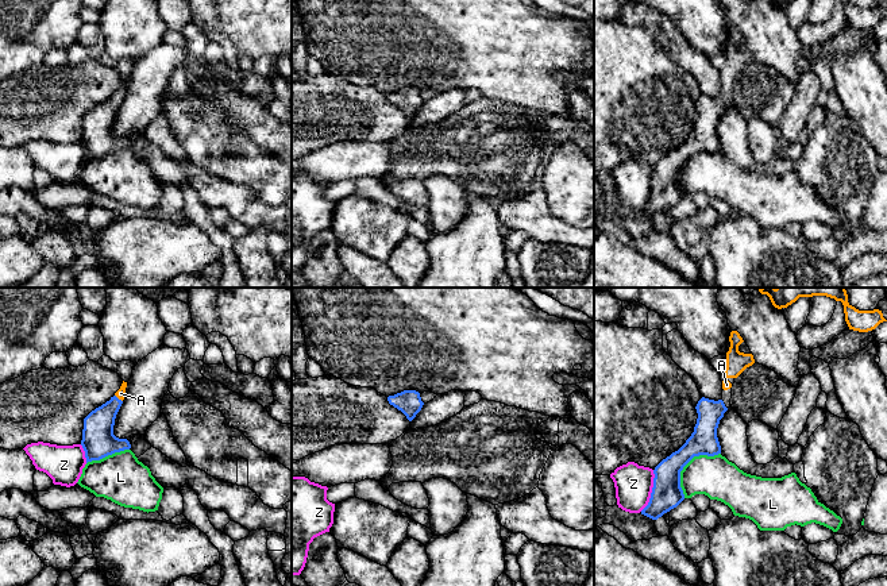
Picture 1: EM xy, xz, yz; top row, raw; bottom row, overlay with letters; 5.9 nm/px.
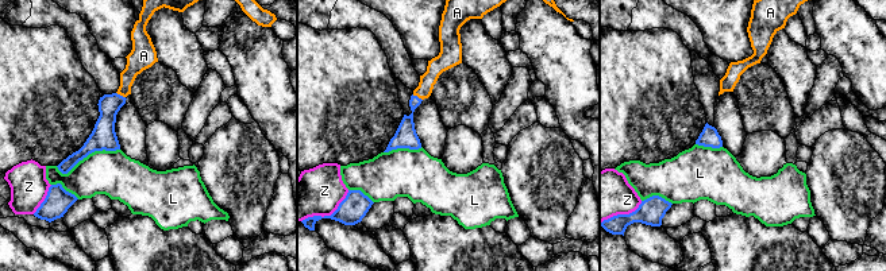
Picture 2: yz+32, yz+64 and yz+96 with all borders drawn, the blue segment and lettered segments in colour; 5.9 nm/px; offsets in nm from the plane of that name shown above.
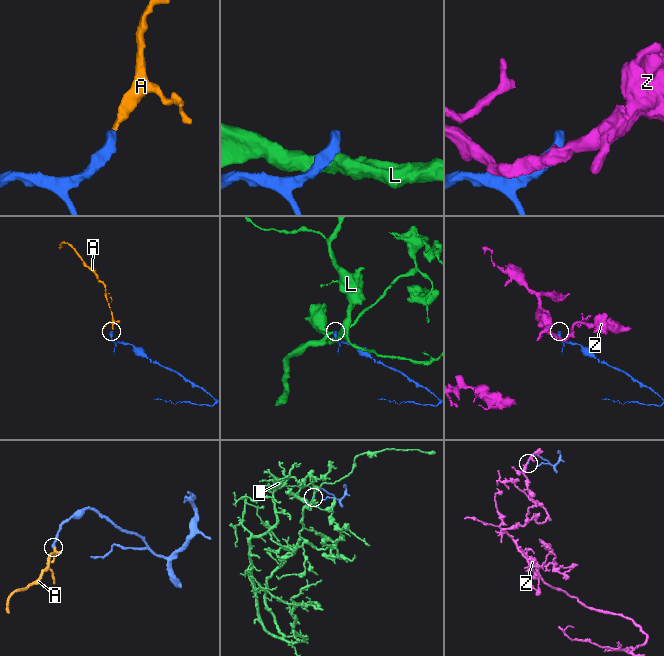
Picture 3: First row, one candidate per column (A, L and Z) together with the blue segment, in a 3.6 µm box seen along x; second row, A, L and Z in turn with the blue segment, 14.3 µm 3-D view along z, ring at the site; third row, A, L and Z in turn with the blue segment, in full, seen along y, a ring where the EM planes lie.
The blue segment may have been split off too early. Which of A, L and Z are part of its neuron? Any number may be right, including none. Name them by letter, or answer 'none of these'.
A

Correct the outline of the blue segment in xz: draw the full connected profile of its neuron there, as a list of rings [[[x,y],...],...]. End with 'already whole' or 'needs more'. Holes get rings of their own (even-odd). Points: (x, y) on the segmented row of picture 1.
[[[404,390],[394,396],[389,396],[387,401],[390,405],[401,410],[409,421],[421,410],[424,402],[421,401],[420,393],[416,390]]]; already whole

